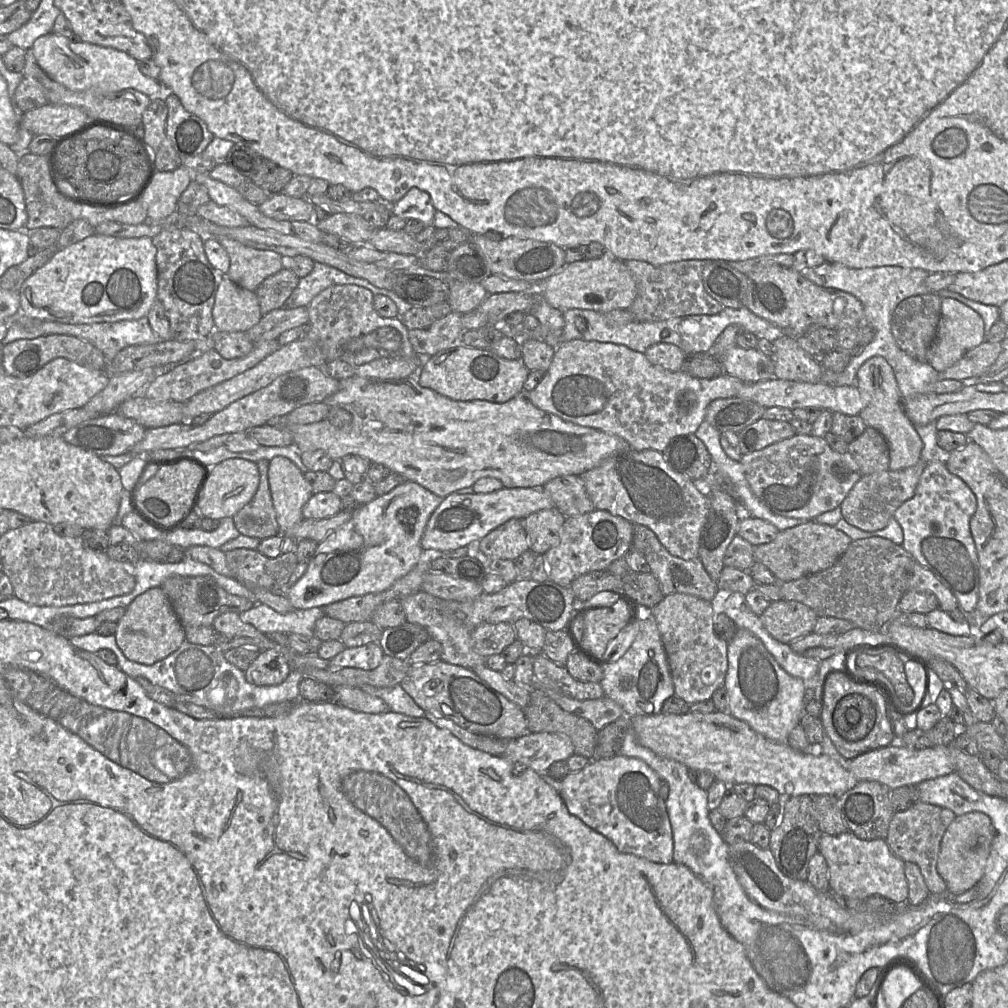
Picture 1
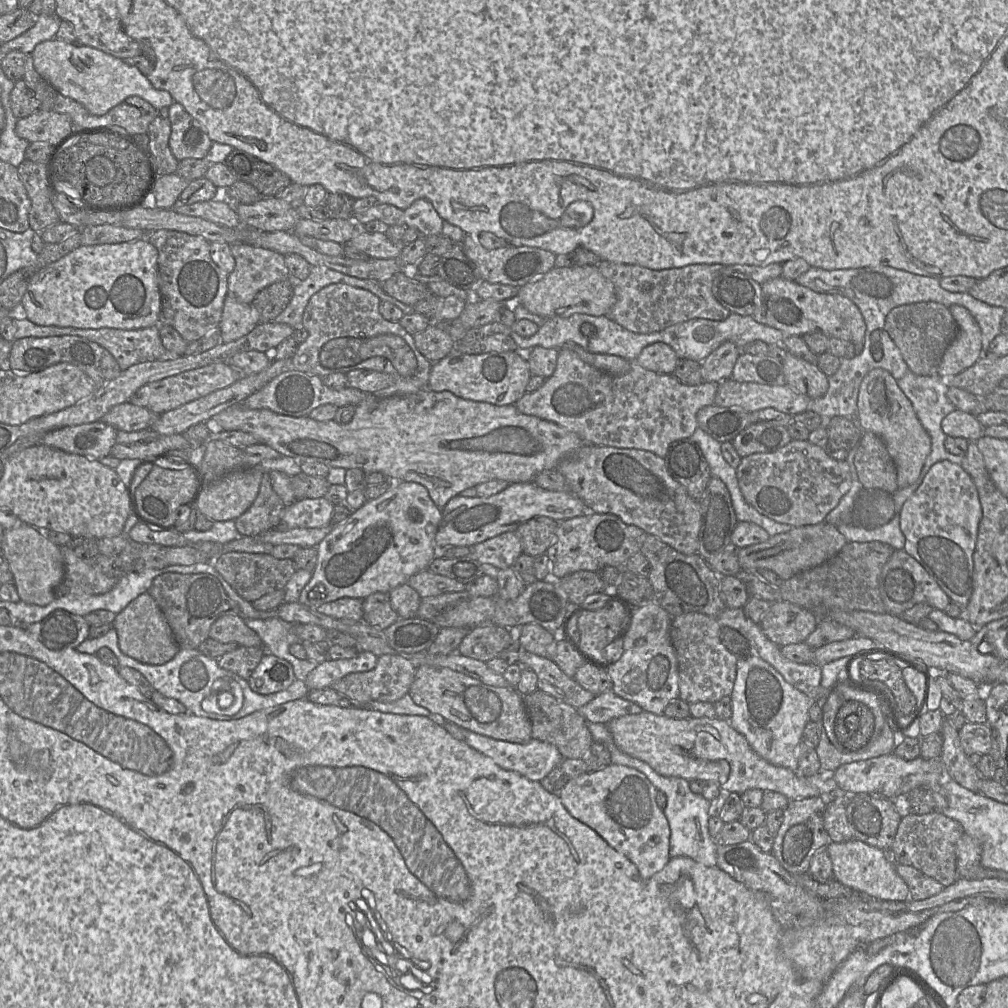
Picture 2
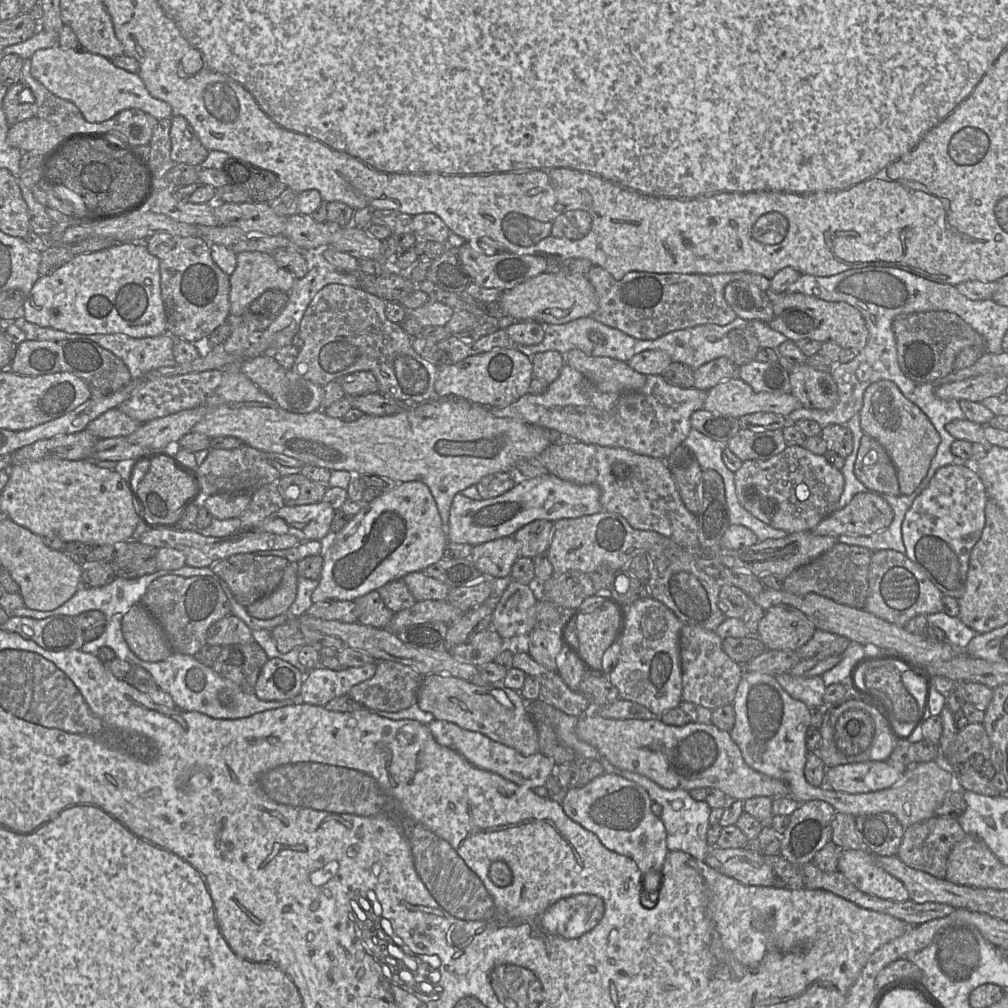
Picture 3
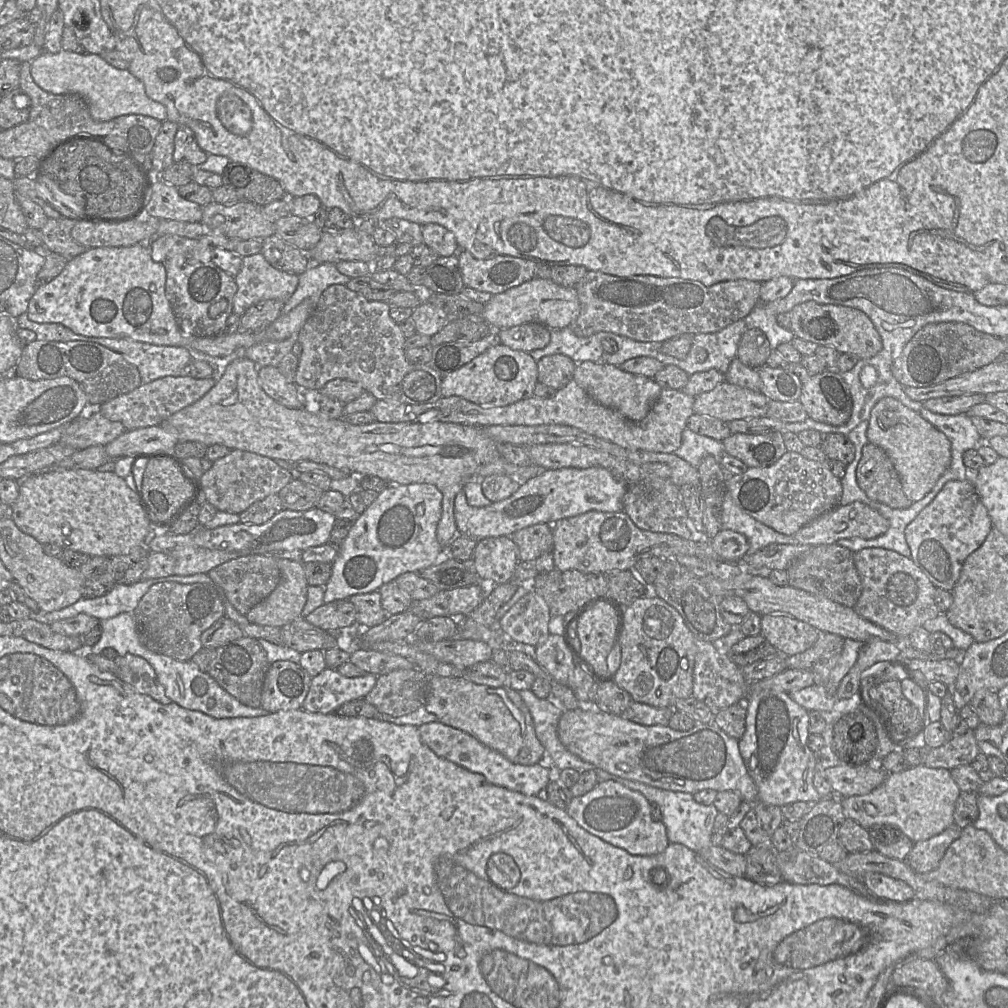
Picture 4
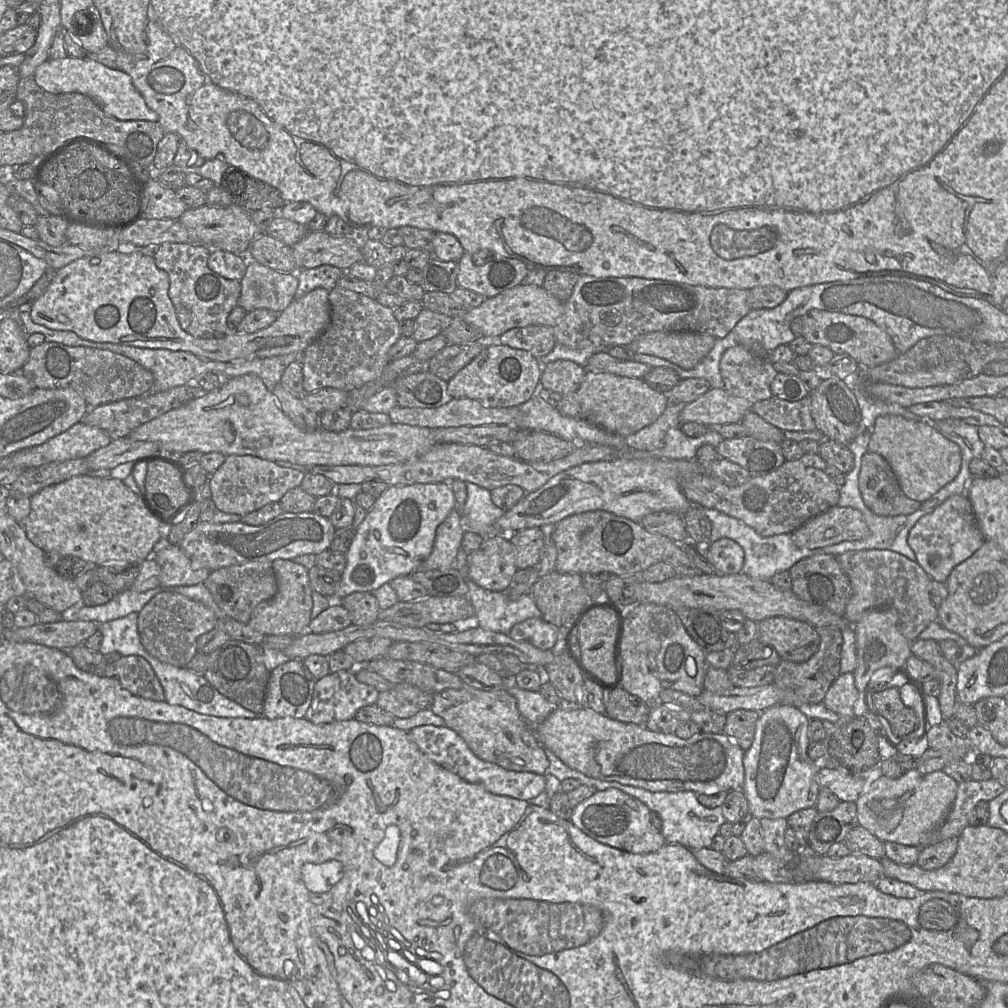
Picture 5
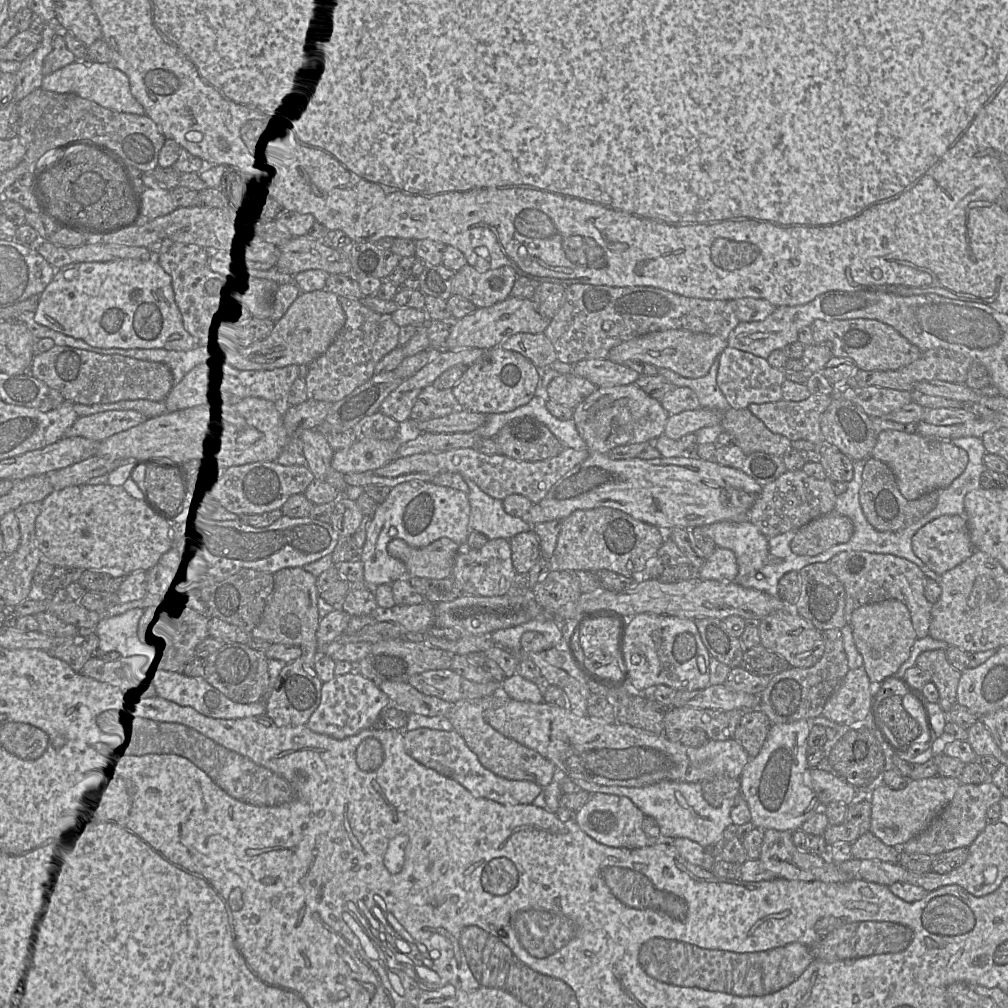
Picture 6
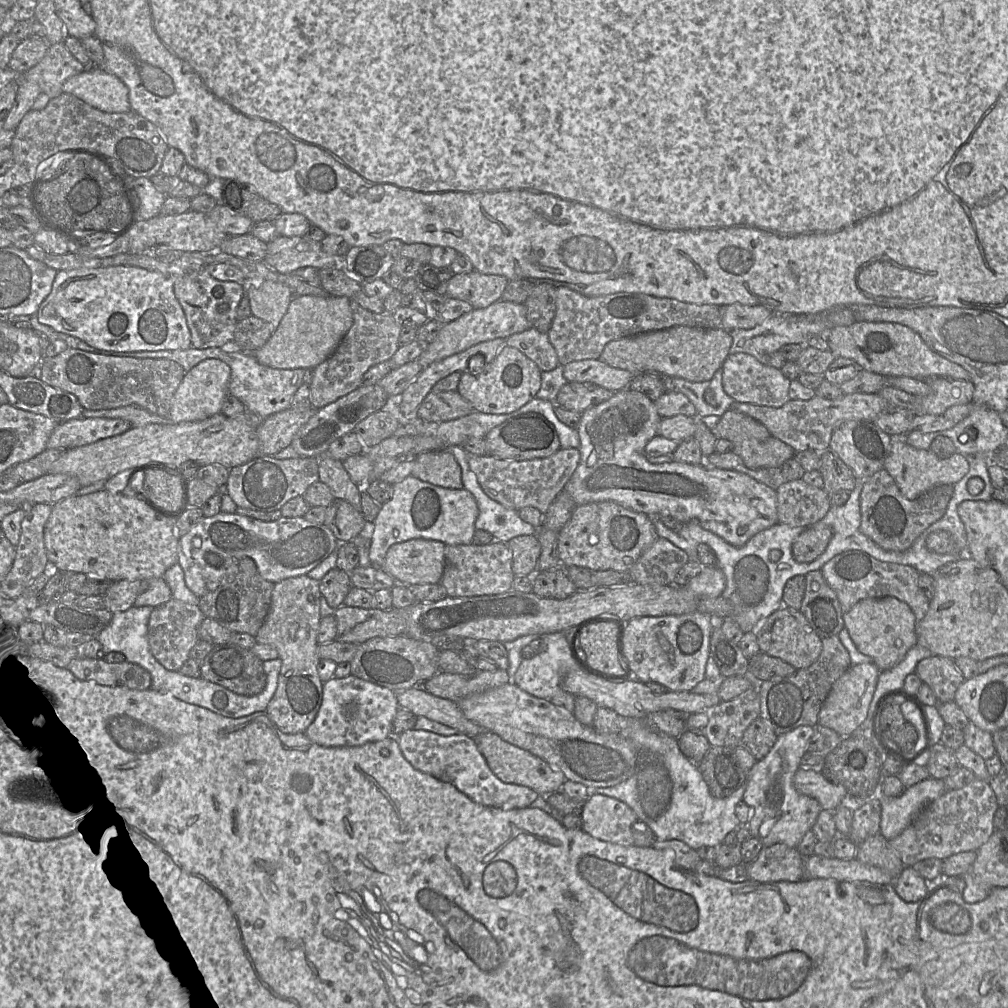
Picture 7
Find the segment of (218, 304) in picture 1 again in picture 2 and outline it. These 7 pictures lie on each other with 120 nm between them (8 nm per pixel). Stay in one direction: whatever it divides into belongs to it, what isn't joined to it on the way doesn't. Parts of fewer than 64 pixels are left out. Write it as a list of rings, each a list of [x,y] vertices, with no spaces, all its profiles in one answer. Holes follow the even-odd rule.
[[[227,294],[218,326],[222,343],[241,338],[248,334],[258,323],[260,323],[259,314],[252,303],[241,303]]]

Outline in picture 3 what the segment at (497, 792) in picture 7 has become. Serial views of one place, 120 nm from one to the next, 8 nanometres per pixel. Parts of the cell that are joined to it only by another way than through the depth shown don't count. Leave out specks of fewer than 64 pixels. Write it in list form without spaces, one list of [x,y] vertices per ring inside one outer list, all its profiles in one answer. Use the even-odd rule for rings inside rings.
[[[434,719],[428,724],[428,728],[437,743],[456,751],[473,766],[498,774],[509,781],[530,789],[545,785],[548,777],[555,772],[557,766],[552,758],[539,751],[524,756],[515,749],[496,742],[480,732],[462,729],[448,721]]]

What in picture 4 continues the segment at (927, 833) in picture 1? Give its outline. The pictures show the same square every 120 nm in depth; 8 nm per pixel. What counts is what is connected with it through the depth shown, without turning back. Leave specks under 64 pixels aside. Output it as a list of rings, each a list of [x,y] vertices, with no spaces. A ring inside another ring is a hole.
[[[955,823],[938,835],[913,843],[905,858],[906,864],[916,873],[924,874],[937,868],[948,847],[961,834],[962,829]]]

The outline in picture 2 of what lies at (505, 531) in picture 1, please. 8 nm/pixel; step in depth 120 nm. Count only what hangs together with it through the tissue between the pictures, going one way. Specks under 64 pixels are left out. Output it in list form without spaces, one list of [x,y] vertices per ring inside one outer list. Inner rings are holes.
[[[515,531],[504,532],[471,547],[471,556],[481,565],[490,564],[499,570],[512,567],[522,553]]]

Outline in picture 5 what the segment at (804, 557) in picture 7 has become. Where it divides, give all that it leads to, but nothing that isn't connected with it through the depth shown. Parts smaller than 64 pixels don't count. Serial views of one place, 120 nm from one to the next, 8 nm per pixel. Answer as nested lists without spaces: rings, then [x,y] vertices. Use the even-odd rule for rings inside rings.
[[[835,506],[821,513],[792,532],[792,541],[799,548],[821,549],[843,541],[862,540],[870,534],[862,513],[851,507]]]

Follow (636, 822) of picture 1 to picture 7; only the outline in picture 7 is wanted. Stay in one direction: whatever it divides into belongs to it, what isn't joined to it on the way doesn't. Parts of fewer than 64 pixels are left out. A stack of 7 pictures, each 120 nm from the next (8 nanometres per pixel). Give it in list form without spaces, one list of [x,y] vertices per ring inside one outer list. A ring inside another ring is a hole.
[[[592,794],[584,803],[579,815],[582,820],[581,829],[591,836],[625,846],[633,844],[631,827],[638,817],[626,803],[610,796]]]

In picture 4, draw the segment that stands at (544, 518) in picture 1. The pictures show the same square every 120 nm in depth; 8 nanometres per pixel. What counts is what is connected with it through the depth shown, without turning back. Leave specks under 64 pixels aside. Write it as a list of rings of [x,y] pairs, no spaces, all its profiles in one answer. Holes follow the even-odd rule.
[[[549,524],[523,528],[510,537],[518,547],[518,561],[535,561],[552,549],[552,525]]]

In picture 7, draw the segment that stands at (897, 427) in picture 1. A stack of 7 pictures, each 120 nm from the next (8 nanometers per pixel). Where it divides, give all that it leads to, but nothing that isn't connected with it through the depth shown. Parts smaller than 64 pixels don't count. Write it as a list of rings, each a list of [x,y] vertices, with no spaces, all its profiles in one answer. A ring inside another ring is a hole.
[[[906,440],[891,443],[890,453],[884,463],[884,469],[909,500],[914,500],[937,486],[954,485],[968,473],[969,468],[969,462],[964,455],[955,453],[949,458],[941,459],[931,450],[920,450],[910,446]]]

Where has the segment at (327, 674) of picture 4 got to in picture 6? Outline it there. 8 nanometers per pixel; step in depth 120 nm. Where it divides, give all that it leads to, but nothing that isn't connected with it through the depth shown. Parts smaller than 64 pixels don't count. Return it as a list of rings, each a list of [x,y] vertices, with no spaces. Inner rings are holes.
[[[353,670],[322,684],[320,703],[306,726],[313,732],[344,739],[372,728],[380,712],[390,704],[390,699],[374,682]]]

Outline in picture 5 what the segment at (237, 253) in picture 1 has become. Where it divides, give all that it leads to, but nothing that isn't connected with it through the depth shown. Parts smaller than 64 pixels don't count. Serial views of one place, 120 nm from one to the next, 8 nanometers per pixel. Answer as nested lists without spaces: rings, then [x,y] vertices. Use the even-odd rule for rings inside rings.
[[[252,260],[247,261],[245,275],[239,282],[241,293],[237,306],[242,307],[246,312],[268,309],[280,313],[294,300],[298,288],[297,273],[278,272]]]

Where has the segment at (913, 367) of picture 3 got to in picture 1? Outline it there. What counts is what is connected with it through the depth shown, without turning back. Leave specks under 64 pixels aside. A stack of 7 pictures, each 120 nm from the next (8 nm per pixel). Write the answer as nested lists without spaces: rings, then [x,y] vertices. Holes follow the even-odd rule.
[[[937,293],[911,296],[894,309],[891,331],[898,347],[915,361],[927,362],[927,351],[934,341],[941,317],[941,297]]]

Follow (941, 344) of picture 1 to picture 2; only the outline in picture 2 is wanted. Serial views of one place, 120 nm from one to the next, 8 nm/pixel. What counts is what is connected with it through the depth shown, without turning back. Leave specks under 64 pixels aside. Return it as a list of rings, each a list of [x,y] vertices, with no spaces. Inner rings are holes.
[[[953,304],[949,310],[958,325],[955,339],[946,349],[937,374],[947,379],[973,366],[983,355],[981,329],[963,306]]]

